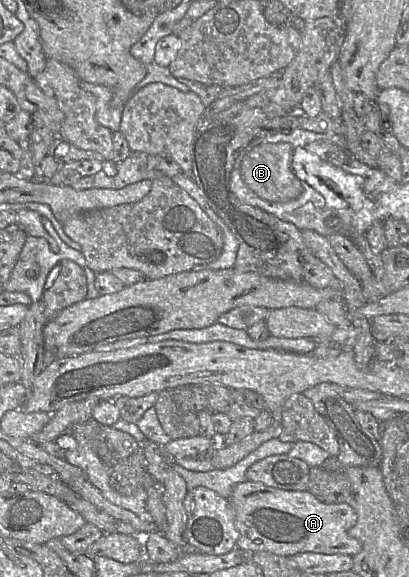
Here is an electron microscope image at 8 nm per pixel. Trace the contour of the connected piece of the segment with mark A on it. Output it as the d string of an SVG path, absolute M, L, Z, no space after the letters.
M252 481L238 483L229 502L239 531L236 547L242 550L268 551L285 557L303 552L353 557L362 550L362 543L348 534L357 513L347 503L325 504L307 490L282 490Z

